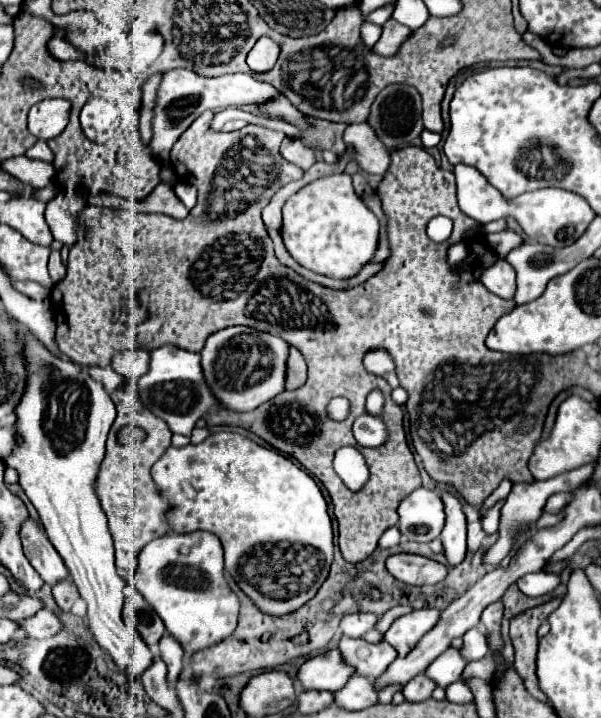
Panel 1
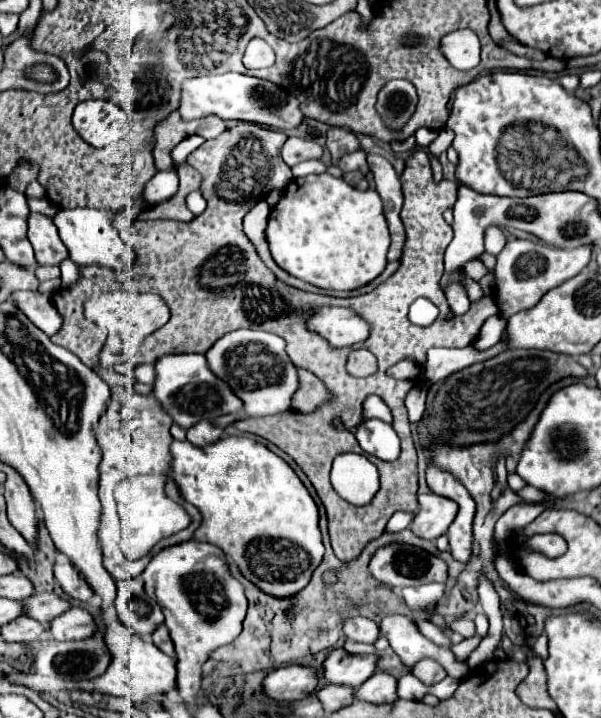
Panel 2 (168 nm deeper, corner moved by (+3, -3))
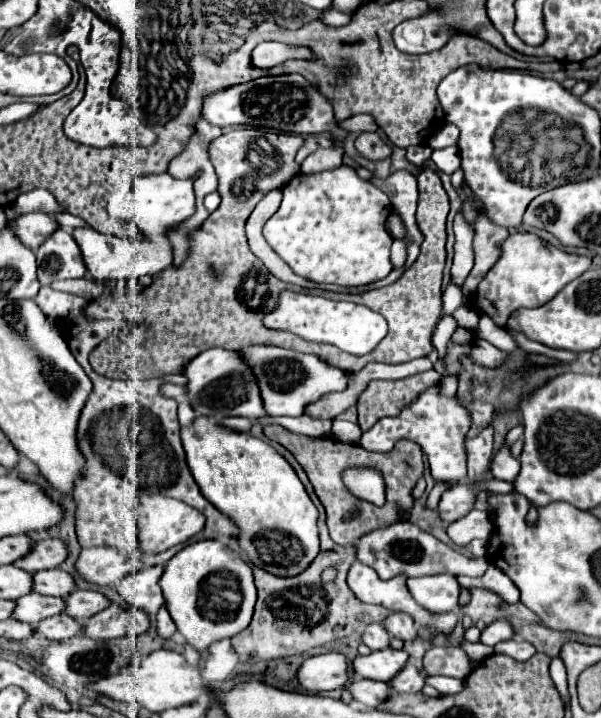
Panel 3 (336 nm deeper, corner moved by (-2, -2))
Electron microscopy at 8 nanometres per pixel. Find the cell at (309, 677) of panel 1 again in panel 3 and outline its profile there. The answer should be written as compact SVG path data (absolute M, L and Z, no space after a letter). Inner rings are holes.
M393 648L371 652L369 656L359 654L351 662L355 676L369 678L369 680L381 680L381 682L389 682L405 664L407 664L407 652L393 650Z

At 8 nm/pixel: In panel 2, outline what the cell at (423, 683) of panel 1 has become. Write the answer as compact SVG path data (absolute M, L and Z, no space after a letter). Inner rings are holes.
M426 657L426 659L420 659L420 661L412 667L412 673L414 673L422 683L426 683L426 685L434 685L434 683L442 681L442 679L448 675L438 661L428 659L428 657Z

